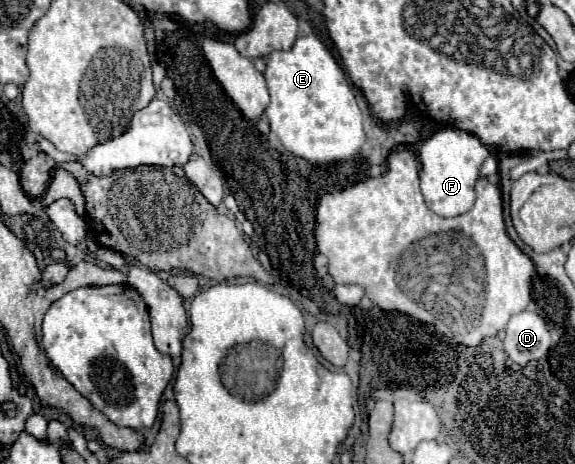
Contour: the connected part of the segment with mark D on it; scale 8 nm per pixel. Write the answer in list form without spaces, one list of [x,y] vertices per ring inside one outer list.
[[[523,311],[509,321],[503,343],[511,361],[527,365],[531,359],[541,359],[549,353],[551,331],[541,313]]]

